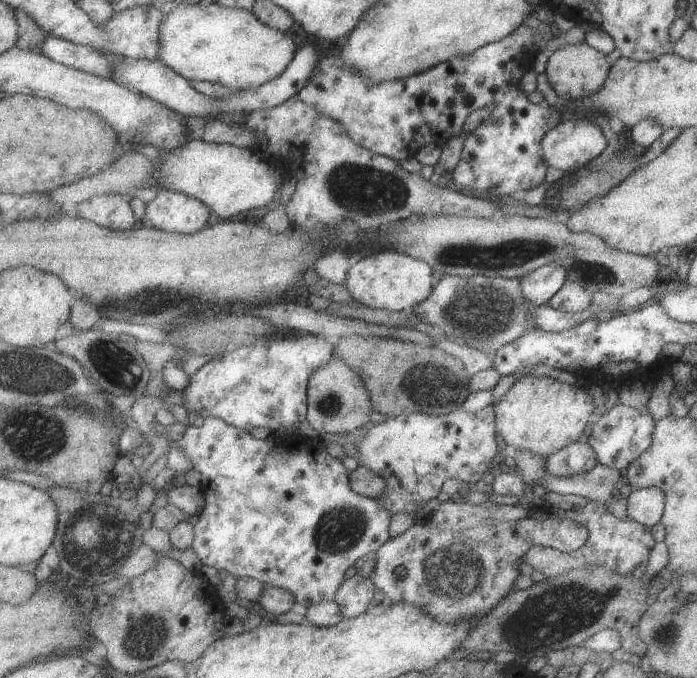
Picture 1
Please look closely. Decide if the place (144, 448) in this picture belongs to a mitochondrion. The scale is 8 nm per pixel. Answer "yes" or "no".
no

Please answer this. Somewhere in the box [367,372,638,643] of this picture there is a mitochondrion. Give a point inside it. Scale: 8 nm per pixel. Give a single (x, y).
(455, 571)

